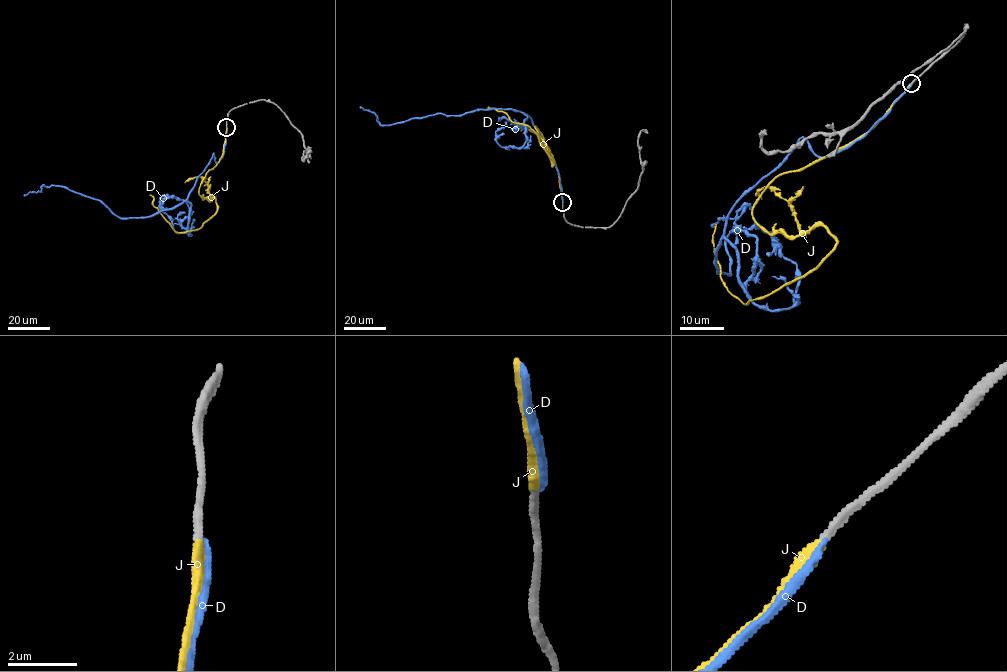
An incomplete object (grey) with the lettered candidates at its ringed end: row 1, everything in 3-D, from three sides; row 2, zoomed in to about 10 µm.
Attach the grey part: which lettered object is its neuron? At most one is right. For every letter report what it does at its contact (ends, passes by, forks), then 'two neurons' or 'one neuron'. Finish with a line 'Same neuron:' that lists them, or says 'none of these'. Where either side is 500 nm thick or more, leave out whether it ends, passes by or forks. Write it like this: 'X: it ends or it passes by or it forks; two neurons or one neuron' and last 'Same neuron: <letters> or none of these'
D: it ends; two neurons
J: it ends; one neuron
Same neuron: J

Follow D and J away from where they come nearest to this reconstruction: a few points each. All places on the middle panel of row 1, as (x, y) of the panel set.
D: (562, 202), (549, 149), (527, 114), (512, 109), (475, 109), (381, 125), (373, 113), (360, 106)
J: (562, 202), (552, 155), (535, 127), (552, 165), (538, 136), (528, 126), (513, 122), (502, 111), (486, 108)

